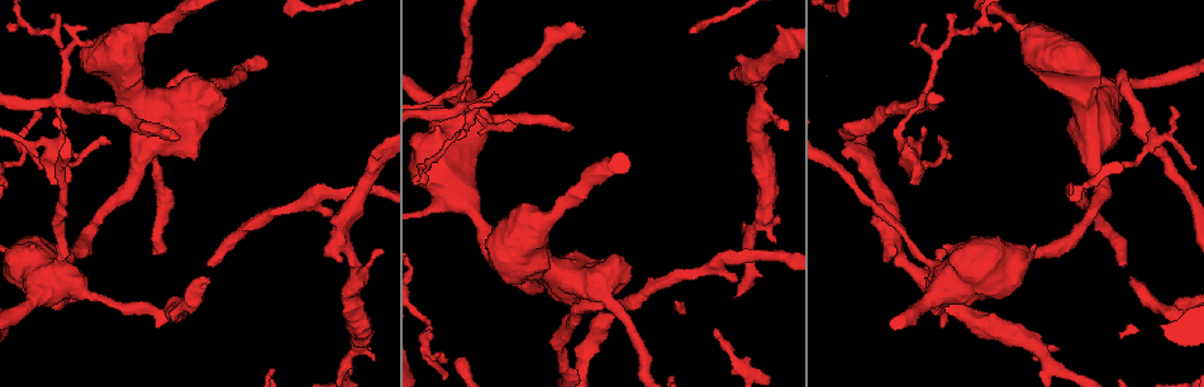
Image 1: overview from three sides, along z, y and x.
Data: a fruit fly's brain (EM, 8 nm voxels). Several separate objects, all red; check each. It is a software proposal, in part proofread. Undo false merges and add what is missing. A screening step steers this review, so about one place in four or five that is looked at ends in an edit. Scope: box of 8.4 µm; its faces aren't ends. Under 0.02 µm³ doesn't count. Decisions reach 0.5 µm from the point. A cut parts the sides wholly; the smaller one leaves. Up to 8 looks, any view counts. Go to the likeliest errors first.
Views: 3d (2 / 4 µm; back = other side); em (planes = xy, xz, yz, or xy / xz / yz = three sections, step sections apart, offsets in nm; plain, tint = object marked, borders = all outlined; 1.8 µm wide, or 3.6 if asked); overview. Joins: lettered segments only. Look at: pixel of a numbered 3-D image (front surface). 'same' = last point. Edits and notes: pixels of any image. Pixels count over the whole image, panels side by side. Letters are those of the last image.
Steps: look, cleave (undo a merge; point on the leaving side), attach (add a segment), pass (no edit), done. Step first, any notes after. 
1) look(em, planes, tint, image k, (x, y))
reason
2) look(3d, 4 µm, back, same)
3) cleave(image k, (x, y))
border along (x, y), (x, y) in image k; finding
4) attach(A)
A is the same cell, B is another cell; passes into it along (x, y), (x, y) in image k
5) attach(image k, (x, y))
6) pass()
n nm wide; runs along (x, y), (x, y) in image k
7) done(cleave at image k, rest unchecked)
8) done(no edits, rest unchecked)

look(em, xz, step 16, tint, image 1, (845, 137))
long arm stops here

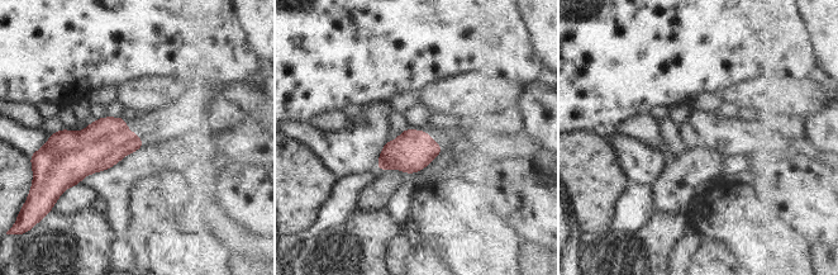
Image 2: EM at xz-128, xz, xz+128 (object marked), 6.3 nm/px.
look(em, planes, borders, same)

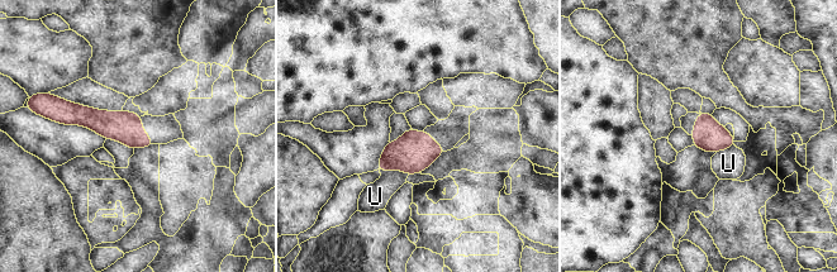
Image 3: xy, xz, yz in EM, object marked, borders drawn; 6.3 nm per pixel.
pass()
190 nm wide; U touches over 190 nm; U is another cell; no lettered segment goes on from it

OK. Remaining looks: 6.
look(em, planes, borders, image 1, (777, 26))
branch stops here

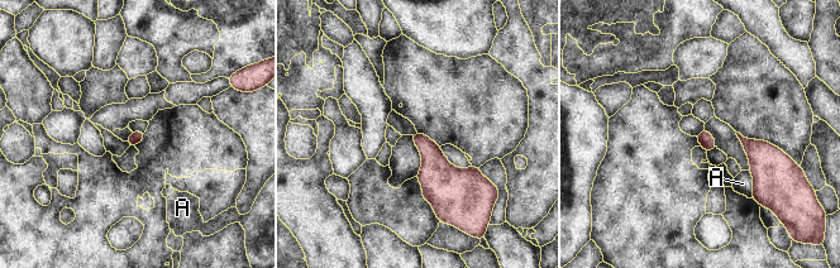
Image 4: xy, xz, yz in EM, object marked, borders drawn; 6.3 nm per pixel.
pass()
A is another cell; no lettered segment goes on from it

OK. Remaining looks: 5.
look(em, planes, tint, image 1, (369, 347))
branch stops here

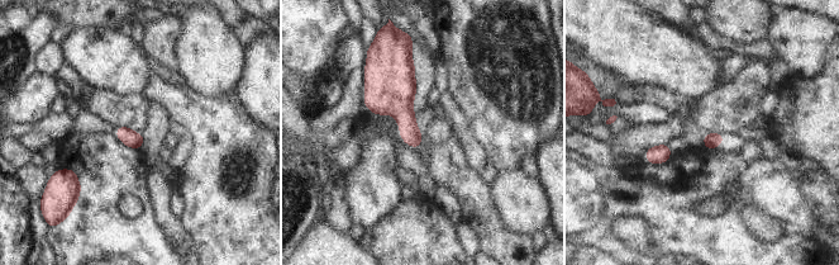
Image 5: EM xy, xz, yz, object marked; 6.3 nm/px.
look(em, planes, borders, same)
what lies round it

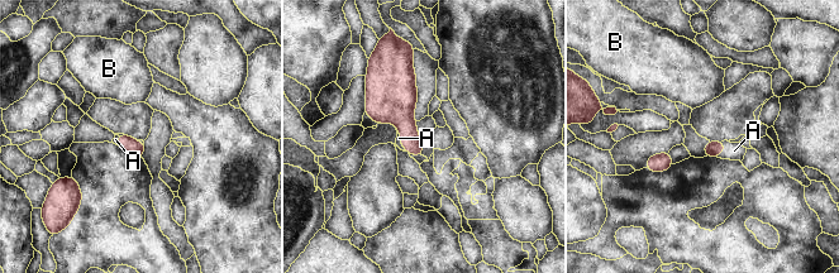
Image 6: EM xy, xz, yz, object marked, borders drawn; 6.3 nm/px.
attach(A)
A is the same cell, B is another cell; passes into it along (713, 148), (724, 148), (734, 151) in image 6; the neuron continues

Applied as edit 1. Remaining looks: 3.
done(attach at image 6, rest unchecked)

